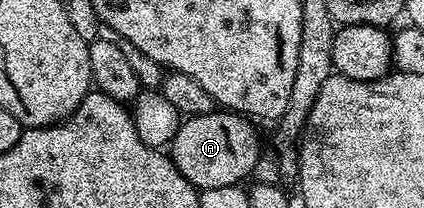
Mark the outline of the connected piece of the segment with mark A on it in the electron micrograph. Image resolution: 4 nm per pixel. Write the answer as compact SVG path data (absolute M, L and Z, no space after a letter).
M212 111L197 116L186 116L180 122L178 133L171 144L171 156L175 167L198 191L202 189L214 189L215 187L240 186L244 177L253 173L257 160L261 157L261 137L250 118L232 111Z

